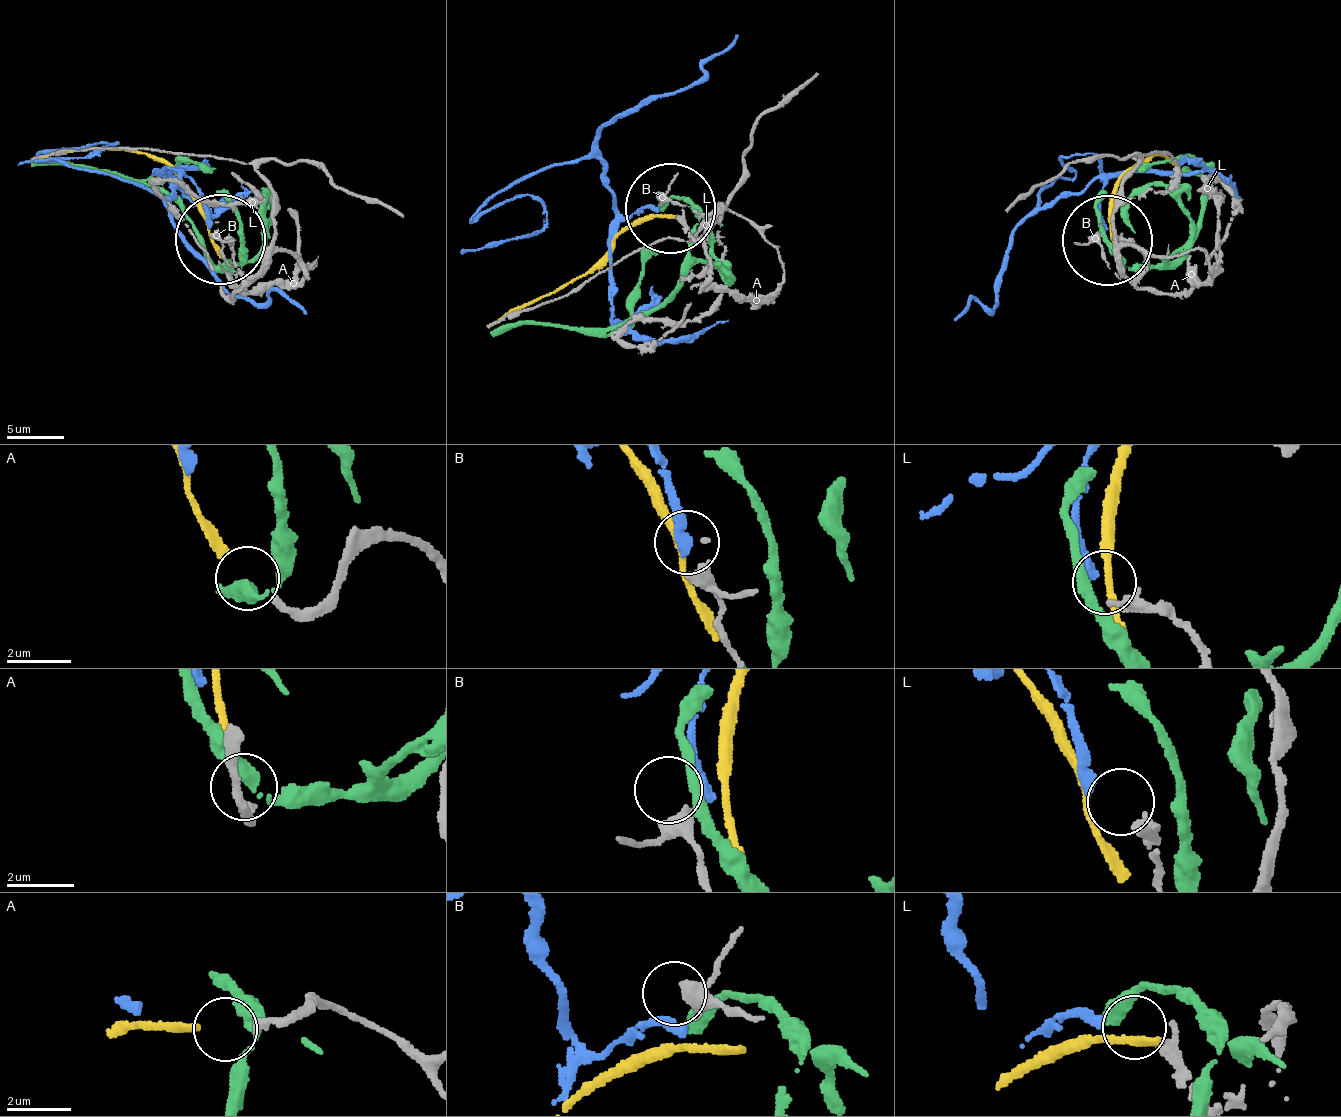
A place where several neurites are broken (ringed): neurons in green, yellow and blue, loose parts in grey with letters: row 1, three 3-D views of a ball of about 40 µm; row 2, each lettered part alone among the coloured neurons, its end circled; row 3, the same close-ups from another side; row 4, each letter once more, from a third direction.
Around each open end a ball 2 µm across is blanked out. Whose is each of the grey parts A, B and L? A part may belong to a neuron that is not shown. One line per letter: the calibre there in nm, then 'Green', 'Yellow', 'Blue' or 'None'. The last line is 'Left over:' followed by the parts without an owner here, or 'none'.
A: Thickness 240 nm. Yellow
B: Thickness 360 nm. None
L: Thickness 440 nm. None
Left over: B, L

